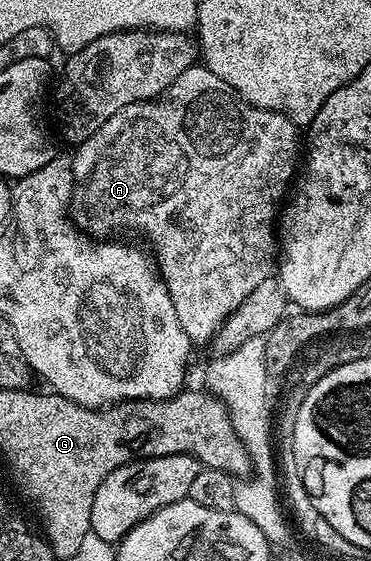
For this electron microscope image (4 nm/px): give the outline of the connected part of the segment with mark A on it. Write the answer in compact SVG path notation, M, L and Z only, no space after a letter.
M196 63L181 71L181 75L173 79L173 83L163 96L154 97L152 101L138 101L129 107L119 109L117 115L109 118L94 135L78 145L74 153L73 181L76 186L83 185L83 205L87 208L86 232L92 238L107 239L118 234L115 233L118 229L136 229L151 240L150 248L153 250L163 285L167 289L169 299L173 299L173 307L177 307L179 322L191 342L210 342L225 323L225 319L229 319L229 315L237 311L237 307L241 307L241 303L245 303L249 295L253 295L253 287L257 287L266 277L276 272L277 210L296 176L297 166L301 161L300 130L285 115L250 105L244 97L239 96L238 91L229 87L229 83L225 83L225 79L217 79L217 75L213 75L213 71L209 71L206 65Z

